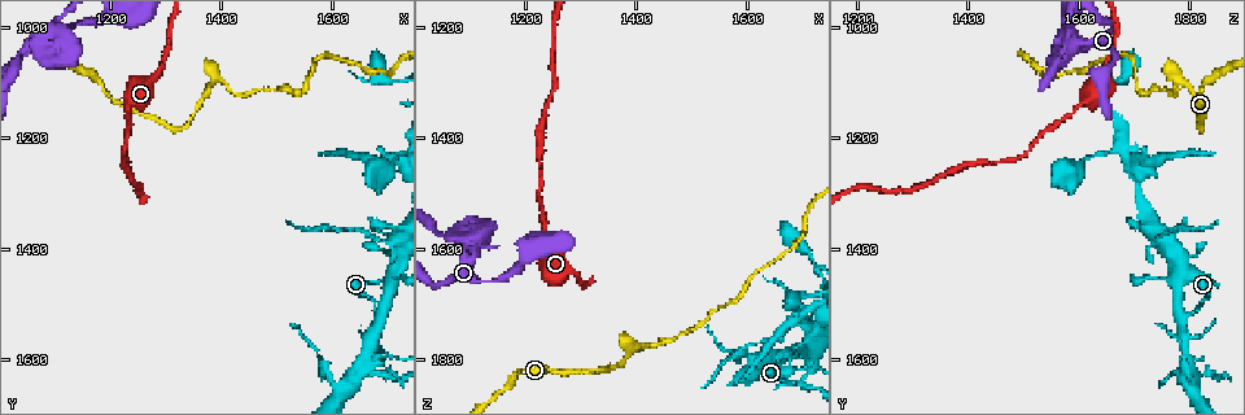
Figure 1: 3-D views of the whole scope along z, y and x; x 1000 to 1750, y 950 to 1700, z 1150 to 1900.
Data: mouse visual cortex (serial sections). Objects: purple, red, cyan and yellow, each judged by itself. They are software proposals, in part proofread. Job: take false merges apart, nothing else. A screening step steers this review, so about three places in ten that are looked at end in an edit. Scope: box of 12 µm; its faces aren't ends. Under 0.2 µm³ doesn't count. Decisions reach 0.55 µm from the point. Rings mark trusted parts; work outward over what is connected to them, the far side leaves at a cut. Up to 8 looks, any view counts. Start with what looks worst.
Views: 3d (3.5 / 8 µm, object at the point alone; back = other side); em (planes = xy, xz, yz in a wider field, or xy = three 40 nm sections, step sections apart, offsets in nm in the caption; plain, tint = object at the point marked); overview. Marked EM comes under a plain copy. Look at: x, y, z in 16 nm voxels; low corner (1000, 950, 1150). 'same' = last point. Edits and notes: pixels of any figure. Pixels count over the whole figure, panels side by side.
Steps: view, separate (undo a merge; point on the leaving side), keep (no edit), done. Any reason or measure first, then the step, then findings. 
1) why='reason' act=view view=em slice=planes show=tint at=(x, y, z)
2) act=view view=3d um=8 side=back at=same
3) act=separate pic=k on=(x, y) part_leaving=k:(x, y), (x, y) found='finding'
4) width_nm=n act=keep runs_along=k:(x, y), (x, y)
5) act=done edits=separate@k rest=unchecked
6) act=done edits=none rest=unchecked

why='sharp bend' act=view view=3d um=3.5 at=(1100, 1005, 1580)

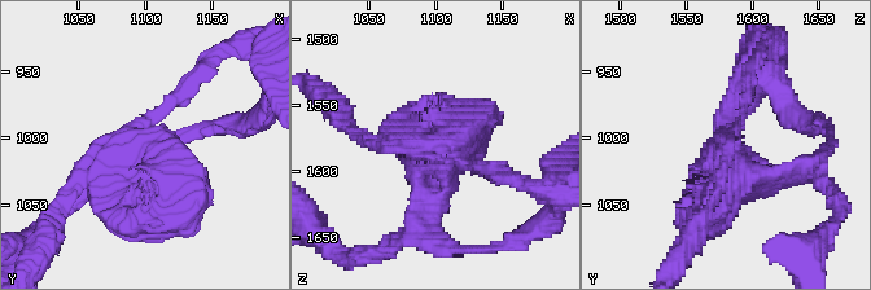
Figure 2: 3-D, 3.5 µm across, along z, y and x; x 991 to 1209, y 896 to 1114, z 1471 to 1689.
why='now the EM' act=view view=em slice=planes show=tint at=(1100, 1008, 1580)

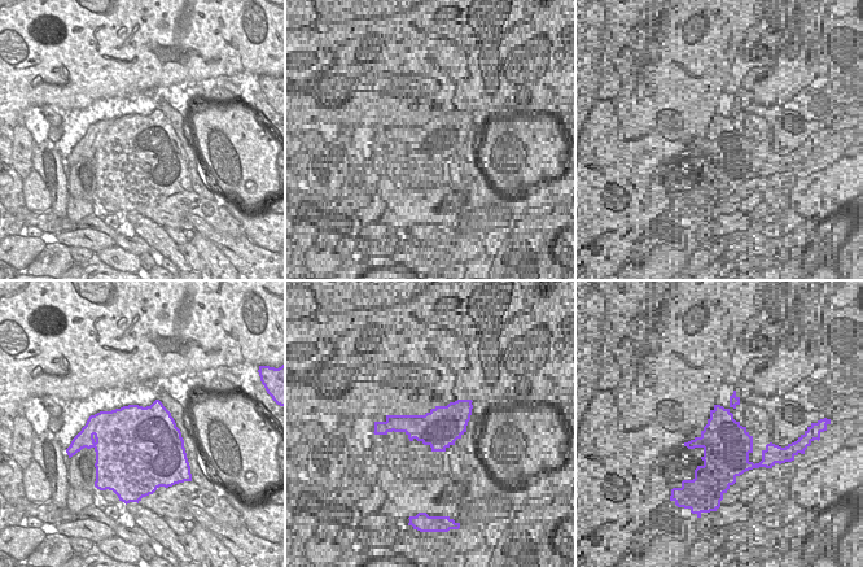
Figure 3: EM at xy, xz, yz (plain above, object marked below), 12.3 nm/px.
act=separate pic=2 on=(185, 91) part_leaving=2:(412, 146), (360, 136), (332, 104) found='two cells meet here'

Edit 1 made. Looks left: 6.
why='abrupt turn' act=view view=3d um=3.5 at=(1335, 1185, 1815)

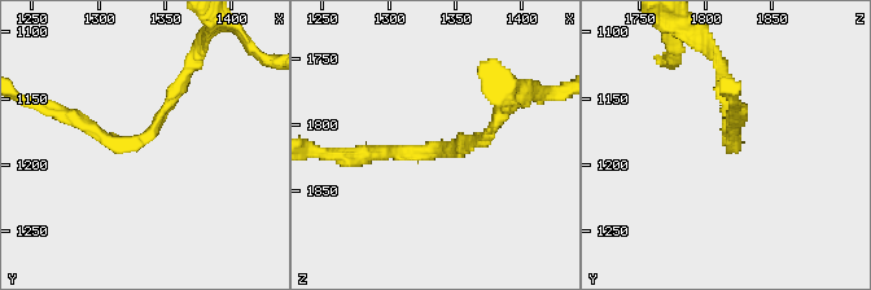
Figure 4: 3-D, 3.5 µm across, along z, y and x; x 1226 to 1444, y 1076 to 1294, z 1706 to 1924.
act=view view=em slice=planes show=tint at=(1332, 1184, 1820)

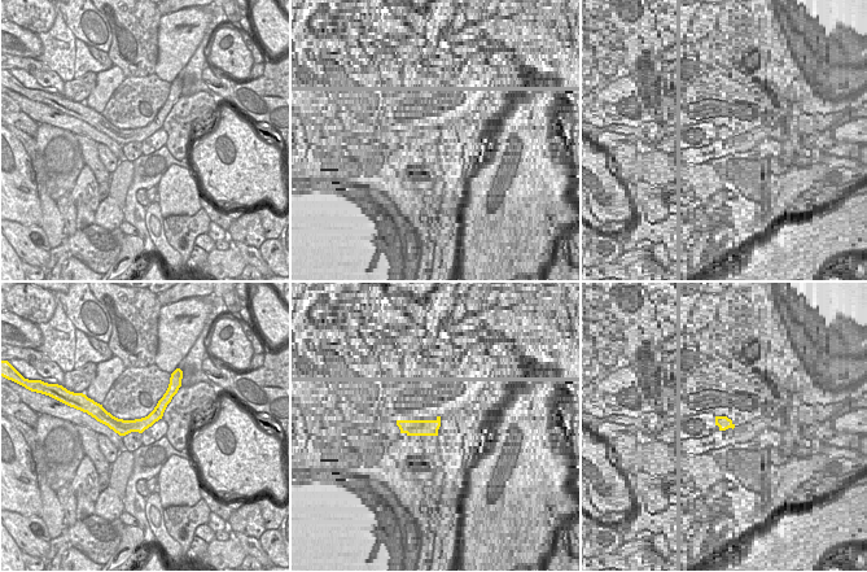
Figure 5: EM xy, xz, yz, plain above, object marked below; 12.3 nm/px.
act=view view=em slice=xy step=1 show=tint at=same

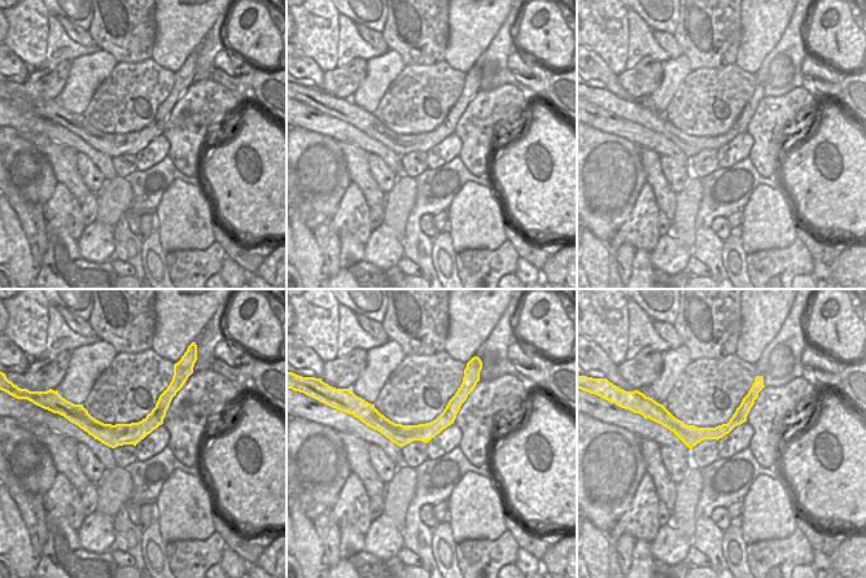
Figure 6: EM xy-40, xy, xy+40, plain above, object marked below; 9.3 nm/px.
act=keep runs_along=4:(60, 113), (140, 141), (188, 70) found='continuous, no second cell'

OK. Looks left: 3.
act=view view=3d um=3.5 at=(1395, 1095, 1785)

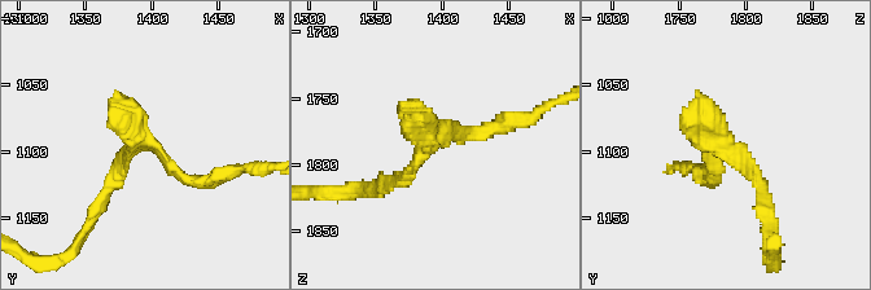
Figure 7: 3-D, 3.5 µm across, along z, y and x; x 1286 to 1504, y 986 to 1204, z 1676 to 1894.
why='need the tissue' act=view view=em slice=xy step=3 show=tint at=(1392, 1092, 1780)

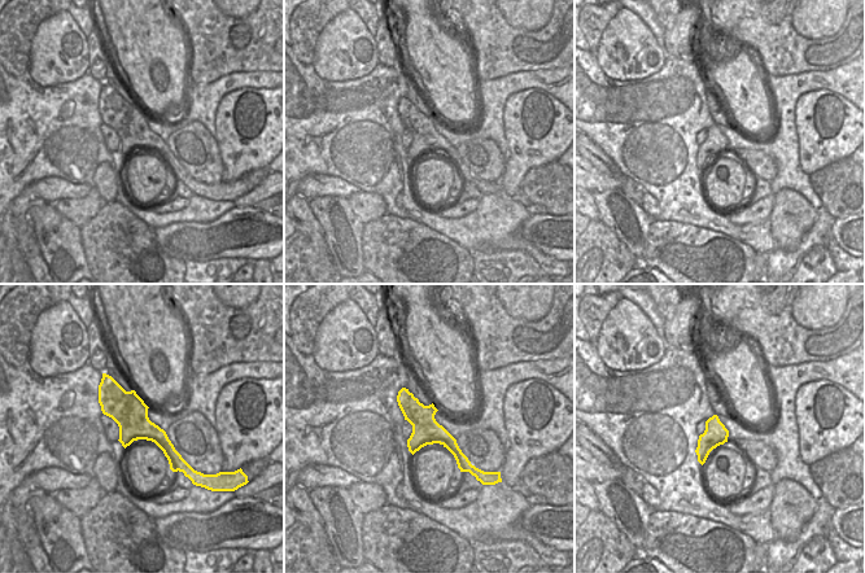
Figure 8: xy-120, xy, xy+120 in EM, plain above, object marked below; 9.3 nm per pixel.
act=keep runs_along=8:(109, 384), (178, 467) found='all the same cell'

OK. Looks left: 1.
act=done edits=separate@2 rest=unchecked

